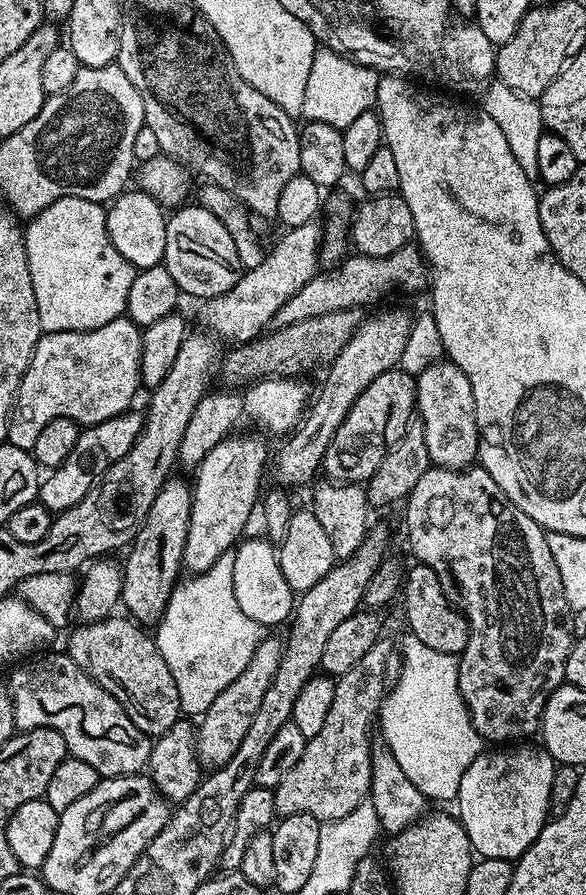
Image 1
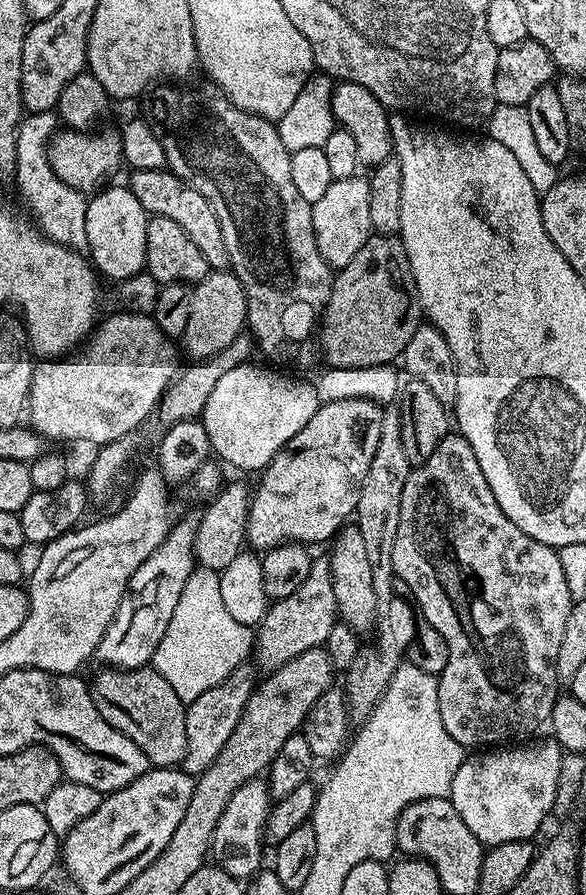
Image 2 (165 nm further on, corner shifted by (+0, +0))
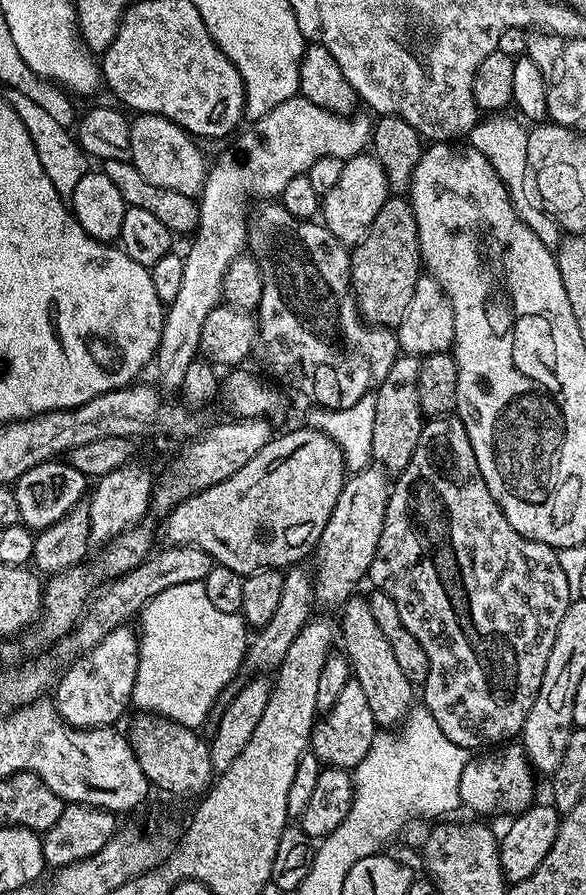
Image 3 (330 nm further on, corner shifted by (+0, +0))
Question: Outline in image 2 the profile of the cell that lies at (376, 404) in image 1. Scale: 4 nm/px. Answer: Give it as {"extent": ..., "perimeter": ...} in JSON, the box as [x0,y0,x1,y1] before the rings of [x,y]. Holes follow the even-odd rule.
{"extent":[246,398,384,550],"perimeter":[[[346,398],[345,400],[330,400],[324,403],[321,403],[320,408],[318,411],[314,414],[314,418],[310,418],[310,422],[306,422],[306,426],[302,426],[302,430],[298,430],[298,434],[294,434],[294,438],[290,438],[290,442],[286,442],[286,446],[282,446],[282,450],[278,450],[278,454],[274,454],[274,458],[270,463],[268,464],[268,467],[263,469],[259,473],[258,479],[260,481],[257,482],[256,488],[254,484],[254,491],[251,493],[250,496],[250,503],[248,505],[248,527],[246,529],[246,540],[247,543],[250,545],[253,549],[256,550],[267,550],[270,548],[277,548],[279,544],[290,544],[290,543],[297,543],[297,544],[303,544],[305,546],[313,546],[312,544],[320,544],[325,540],[325,542],[331,541],[333,537],[335,537],[336,533],[340,531],[341,528],[345,527],[346,521],[344,520],[353,515],[355,513],[356,507],[358,506],[358,498],[360,497],[360,488],[362,485],[366,482],[366,474],[370,474],[370,462],[374,459],[374,450],[378,450],[378,438],[382,434],[382,418],[384,417],[384,408],[381,407],[379,403],[375,400],[369,400],[367,398]]]}

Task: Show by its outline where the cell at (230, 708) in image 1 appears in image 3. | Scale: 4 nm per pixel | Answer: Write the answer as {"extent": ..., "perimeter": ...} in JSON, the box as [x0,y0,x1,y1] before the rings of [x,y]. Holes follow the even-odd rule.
{"extent":[314,466,389,605],"perimeter":[[[380,466],[366,467],[360,472],[351,473],[345,479],[342,494],[338,494],[338,502],[334,502],[334,514],[330,514],[330,522],[326,522],[326,530],[322,530],[322,538],[314,549],[314,561],[316,560],[314,583],[316,600],[319,603],[343,605],[344,601],[351,600],[357,591],[356,583],[367,577],[368,567],[374,562],[374,554],[378,550],[378,538],[382,538],[382,526],[386,518],[389,491],[389,477]]]}

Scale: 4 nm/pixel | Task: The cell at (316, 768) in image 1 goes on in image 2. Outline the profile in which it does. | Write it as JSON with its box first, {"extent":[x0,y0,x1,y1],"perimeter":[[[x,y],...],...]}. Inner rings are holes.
{"extent":[342,406,417,722],"perimeter":[[[396,406],[385,407],[382,434],[378,438],[378,450],[374,450],[374,459],[370,462],[370,474],[366,474],[366,482],[360,488],[358,506],[354,513],[355,523],[362,530],[362,538],[366,538],[366,554],[370,557],[370,570],[374,574],[374,594],[378,598],[374,625],[376,645],[373,648],[365,647],[358,653],[354,662],[347,668],[345,676],[348,677],[345,678],[344,684],[342,683],[342,691],[348,698],[349,717],[357,722],[367,720],[369,714],[375,710],[376,703],[388,688],[393,674],[405,659],[404,651],[408,647],[411,649],[416,639],[417,613],[409,601],[408,605],[402,597],[396,596],[395,590],[392,589],[394,538],[398,534],[402,490],[406,486],[409,471],[410,461],[402,446],[400,409]]]}

